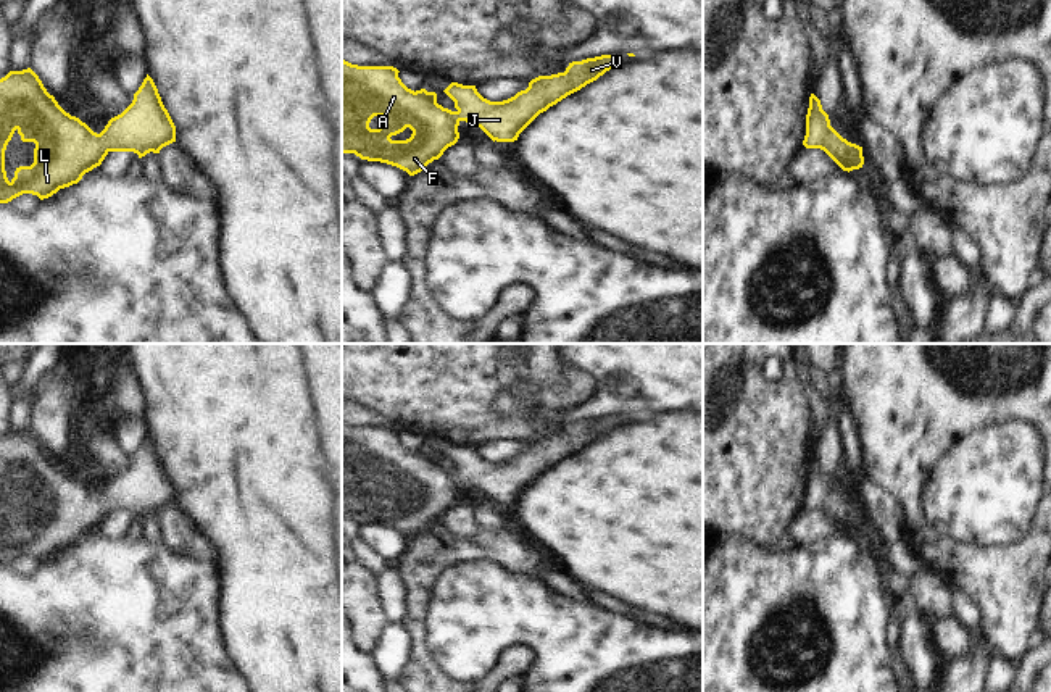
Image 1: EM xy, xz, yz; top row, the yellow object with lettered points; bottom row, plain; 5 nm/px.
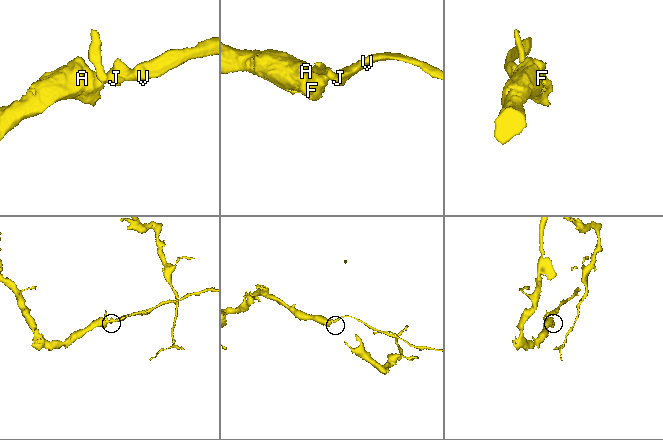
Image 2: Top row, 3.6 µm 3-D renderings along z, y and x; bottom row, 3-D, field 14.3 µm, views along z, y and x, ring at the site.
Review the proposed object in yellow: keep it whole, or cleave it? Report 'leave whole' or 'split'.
leave whole

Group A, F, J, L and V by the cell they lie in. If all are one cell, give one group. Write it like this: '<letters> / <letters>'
A F J L V

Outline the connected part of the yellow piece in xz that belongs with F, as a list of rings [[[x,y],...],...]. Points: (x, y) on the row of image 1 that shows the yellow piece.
[[[616,56],[572,61],[564,73],[538,76],[526,90],[503,102],[484,98],[476,85],[451,82],[443,92],[455,102],[455,111],[438,105],[435,92],[408,89],[393,66],[358,66],[342,58],[342,153],[387,163],[414,176],[458,142],[461,121],[480,127],[493,142],[514,142],[540,113],[613,69]]]

